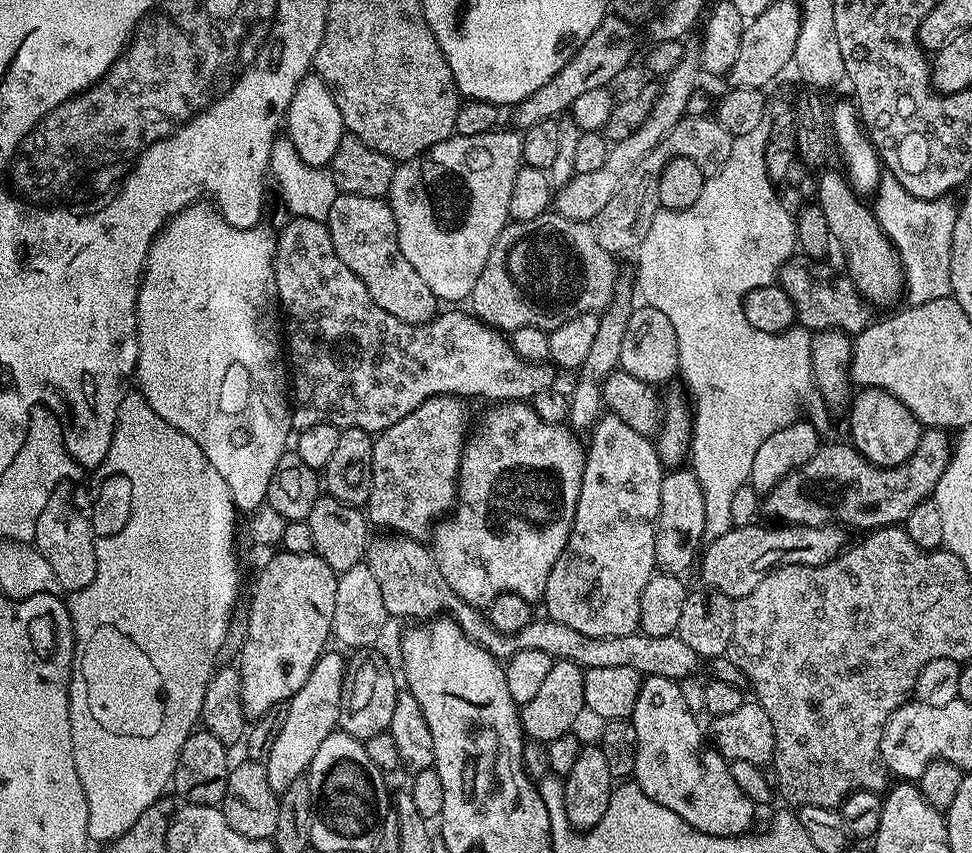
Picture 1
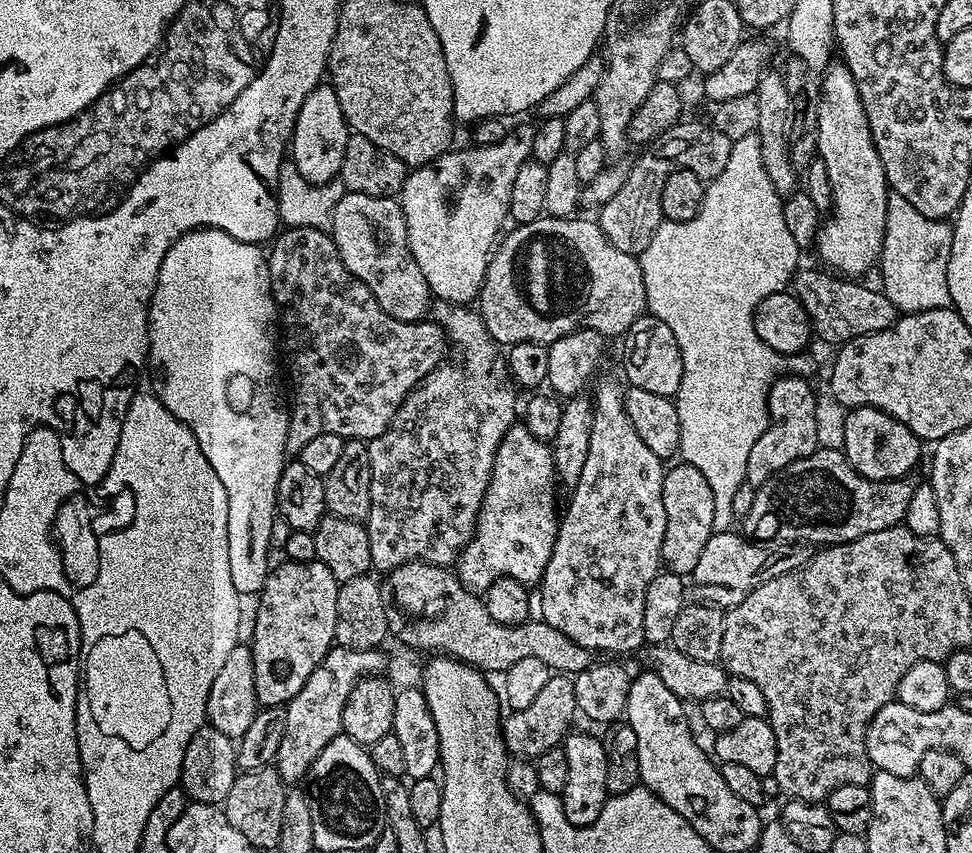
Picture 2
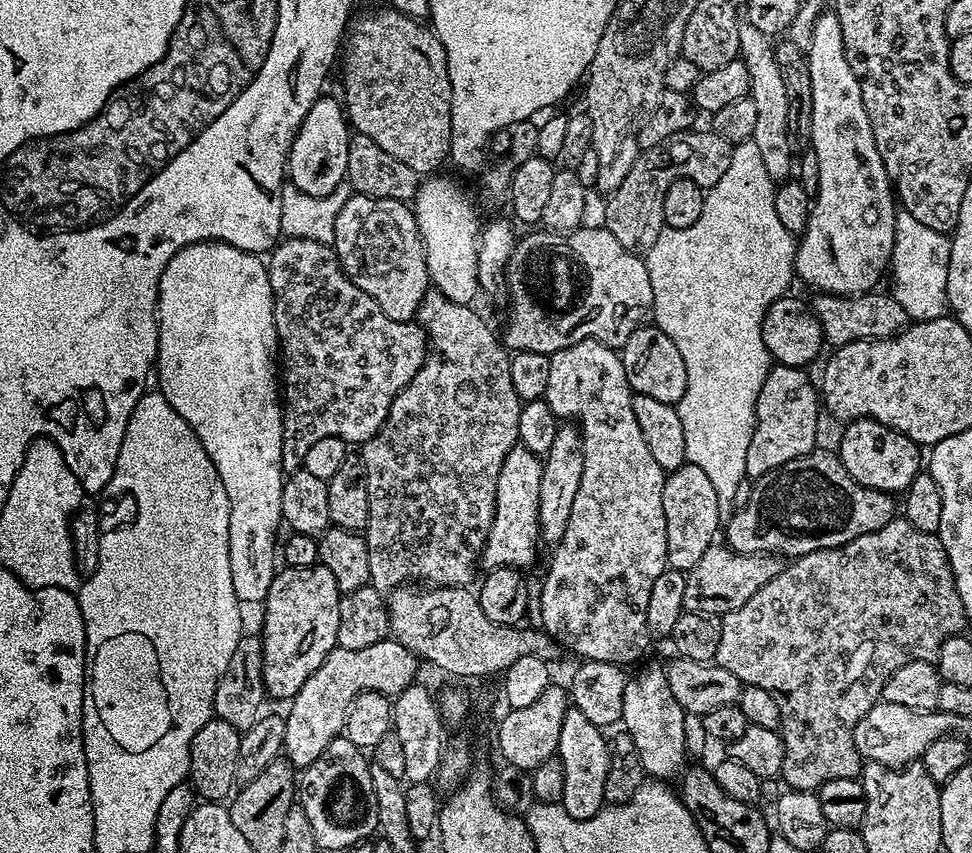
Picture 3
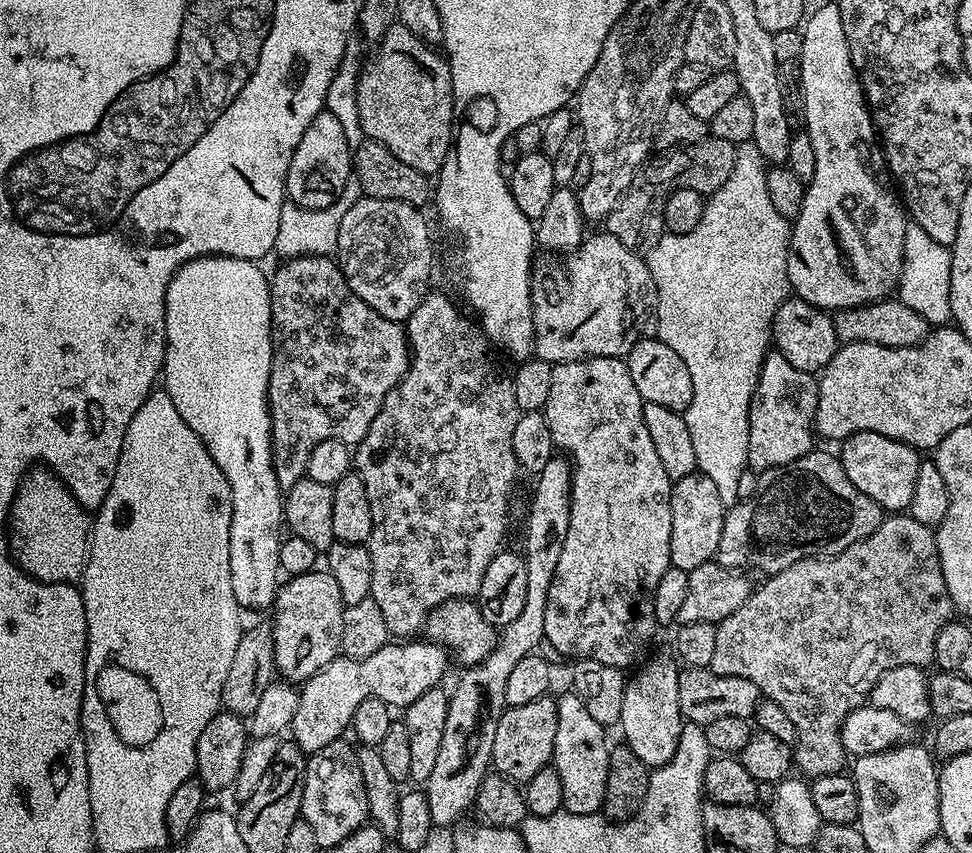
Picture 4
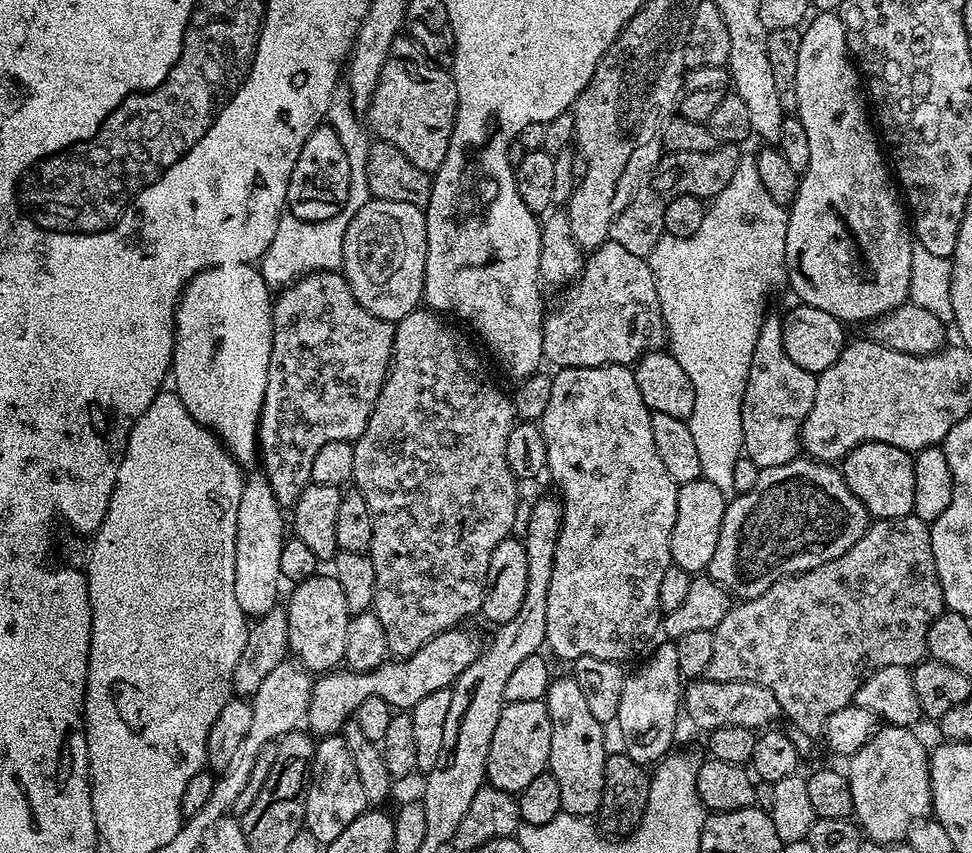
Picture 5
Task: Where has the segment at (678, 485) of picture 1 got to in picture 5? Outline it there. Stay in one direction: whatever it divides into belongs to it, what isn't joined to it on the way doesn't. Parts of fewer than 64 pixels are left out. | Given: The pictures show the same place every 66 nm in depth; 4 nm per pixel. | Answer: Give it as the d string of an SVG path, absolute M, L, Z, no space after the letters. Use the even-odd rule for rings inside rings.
M703 478L686 482L676 489L678 510L674 518L674 530L670 530L670 554L672 563L682 566L682 570L700 574L707 569L714 549L718 546L718 534L722 530L722 518L728 509L728 500L714 486L714 482Z

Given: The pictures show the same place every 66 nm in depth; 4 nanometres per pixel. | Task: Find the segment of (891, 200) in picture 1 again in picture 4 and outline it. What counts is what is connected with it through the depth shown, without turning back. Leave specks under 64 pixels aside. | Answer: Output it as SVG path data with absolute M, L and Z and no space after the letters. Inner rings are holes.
M909 223L903 243L903 274L898 285L898 298L904 305L926 318L930 326L944 326L952 320L950 306L951 249L931 238L926 230Z

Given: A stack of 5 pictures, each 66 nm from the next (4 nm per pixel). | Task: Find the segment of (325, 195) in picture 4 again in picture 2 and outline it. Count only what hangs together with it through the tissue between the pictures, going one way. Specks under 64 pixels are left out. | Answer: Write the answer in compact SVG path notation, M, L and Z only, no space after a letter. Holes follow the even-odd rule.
M331 83L317 84L310 94L306 94L306 102L302 102L302 110L298 110L294 130L290 141L290 162L311 184L325 184L337 179L342 170L342 158L346 155L346 142L350 135L348 123L344 121L342 106L338 106L338 94Z

